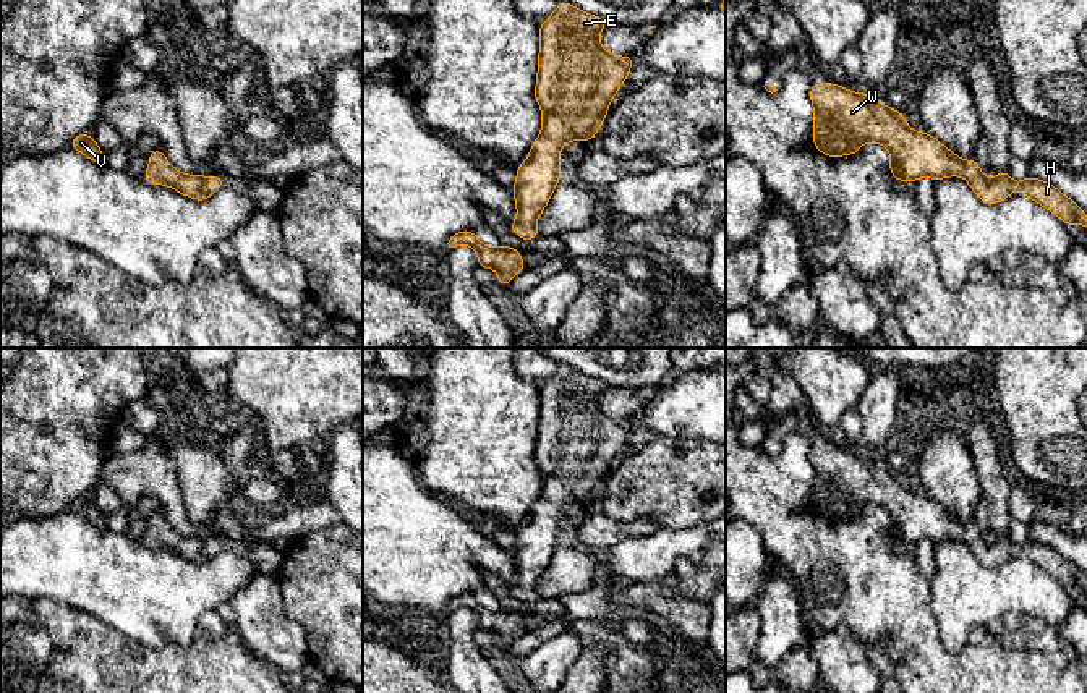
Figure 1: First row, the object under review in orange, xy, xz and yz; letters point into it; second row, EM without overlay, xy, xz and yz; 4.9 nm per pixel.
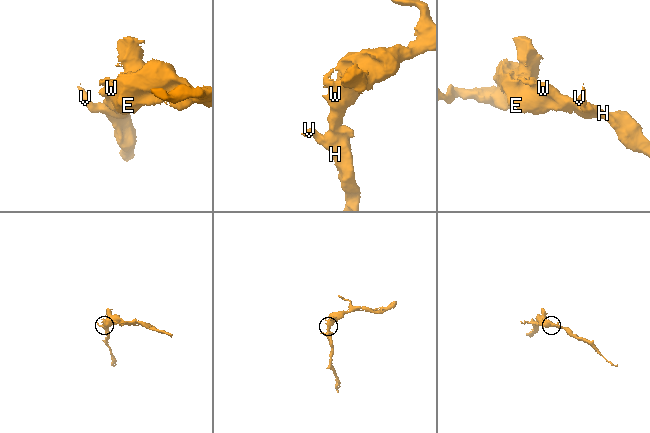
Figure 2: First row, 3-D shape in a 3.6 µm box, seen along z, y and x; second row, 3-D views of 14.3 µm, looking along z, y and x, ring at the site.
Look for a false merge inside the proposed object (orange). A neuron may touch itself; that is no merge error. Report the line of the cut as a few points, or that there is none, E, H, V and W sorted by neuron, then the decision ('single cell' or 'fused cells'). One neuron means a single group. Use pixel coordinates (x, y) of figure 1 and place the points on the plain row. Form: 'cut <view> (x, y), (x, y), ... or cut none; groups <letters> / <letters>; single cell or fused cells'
cut none; groups E H V W; single cell

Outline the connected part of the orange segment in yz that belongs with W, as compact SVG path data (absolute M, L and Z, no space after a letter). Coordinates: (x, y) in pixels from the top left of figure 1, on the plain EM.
M810 447L813 466L813 508L825 518L854 518L863 505L880 505L891 517L889 534L896 544L915 546L920 539L938 544L964 539L985 565L1004 563L1014 552L1058 578L1066 588L1084 588L1084 573L1053 547L1027 539L1017 547L1008 534L993 542L982 538L978 525L962 523L928 495L907 489L904 476L878 466L865 455L852 455L839 447Z

